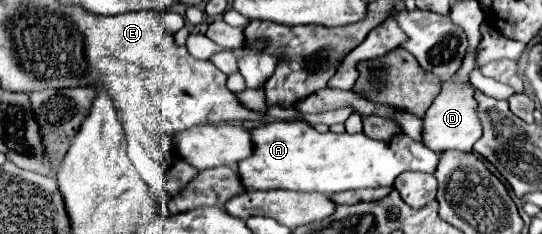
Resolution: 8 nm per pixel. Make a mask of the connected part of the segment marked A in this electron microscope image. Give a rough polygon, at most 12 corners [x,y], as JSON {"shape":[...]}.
{"shape":[[304,121],[252,131],[248,189],[334,195],[434,173],[412,139],[318,133]]}

